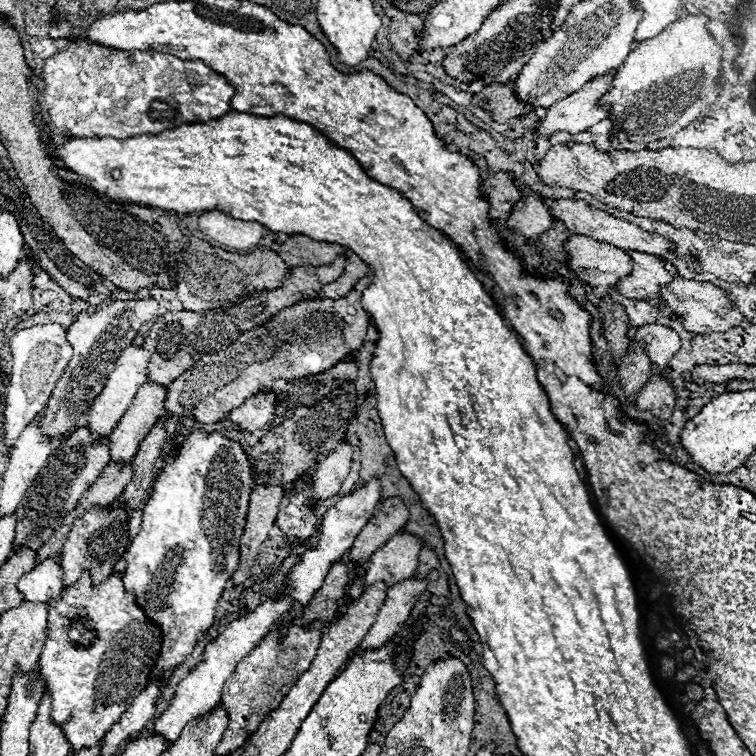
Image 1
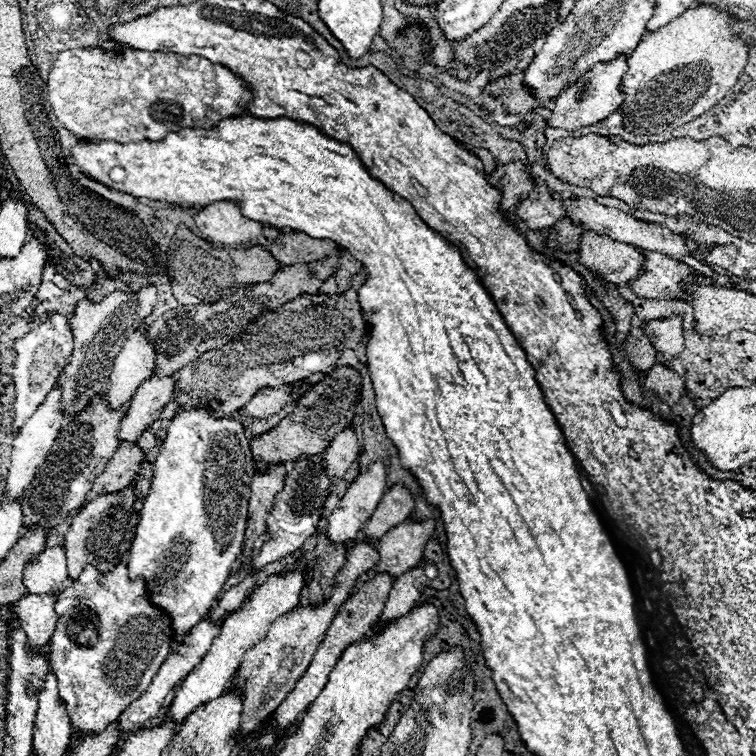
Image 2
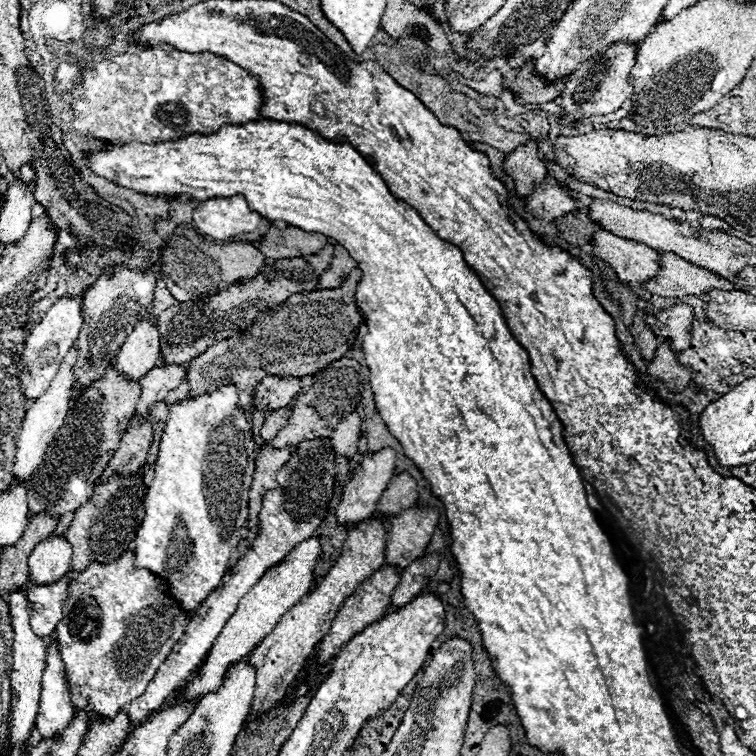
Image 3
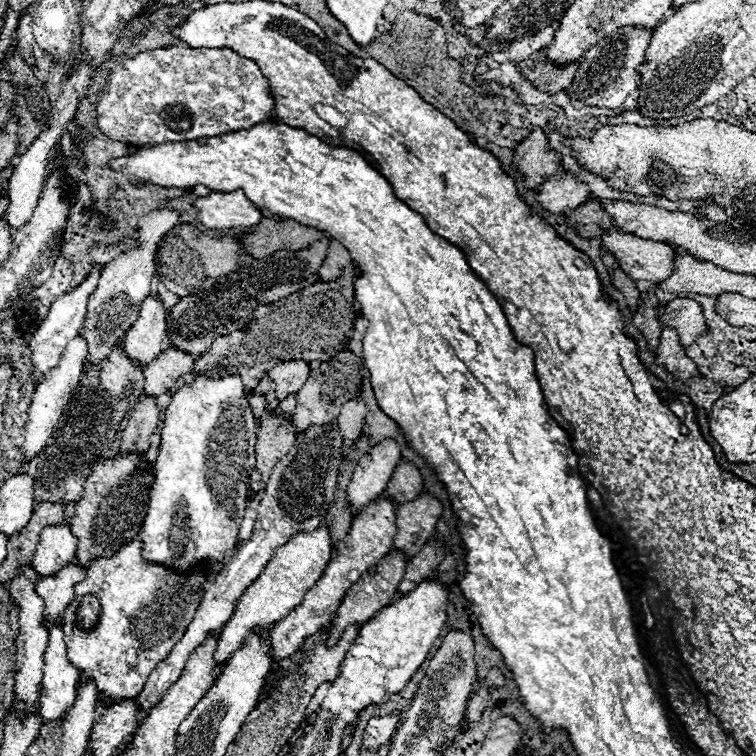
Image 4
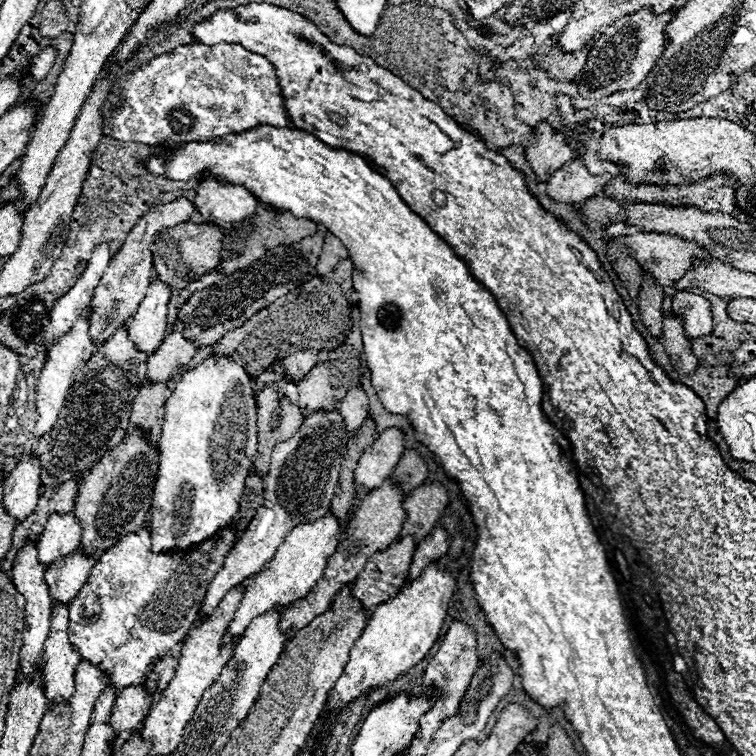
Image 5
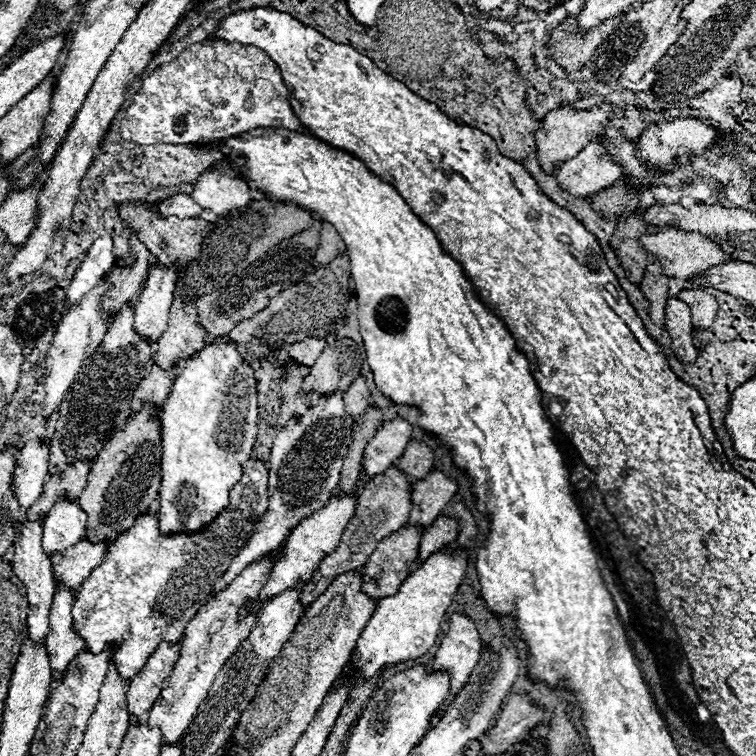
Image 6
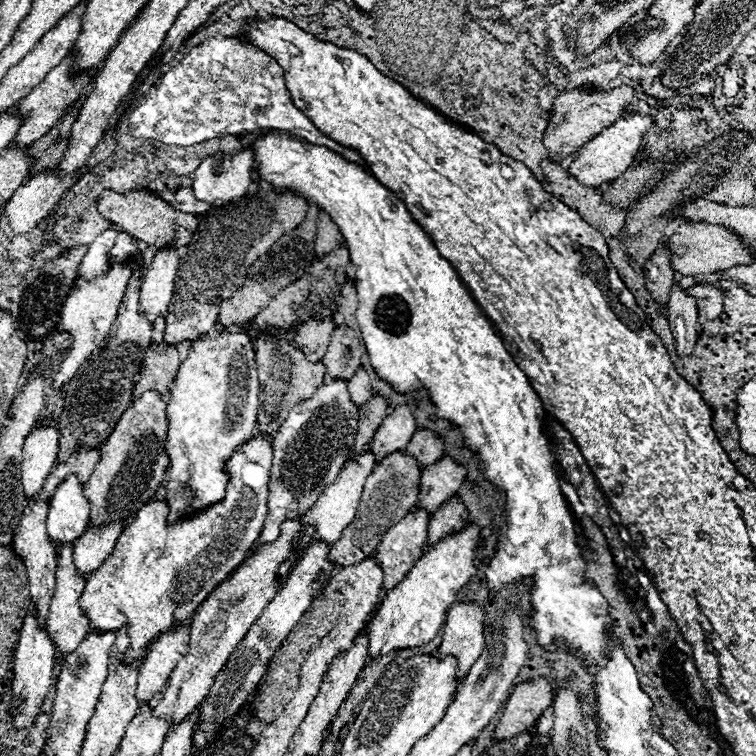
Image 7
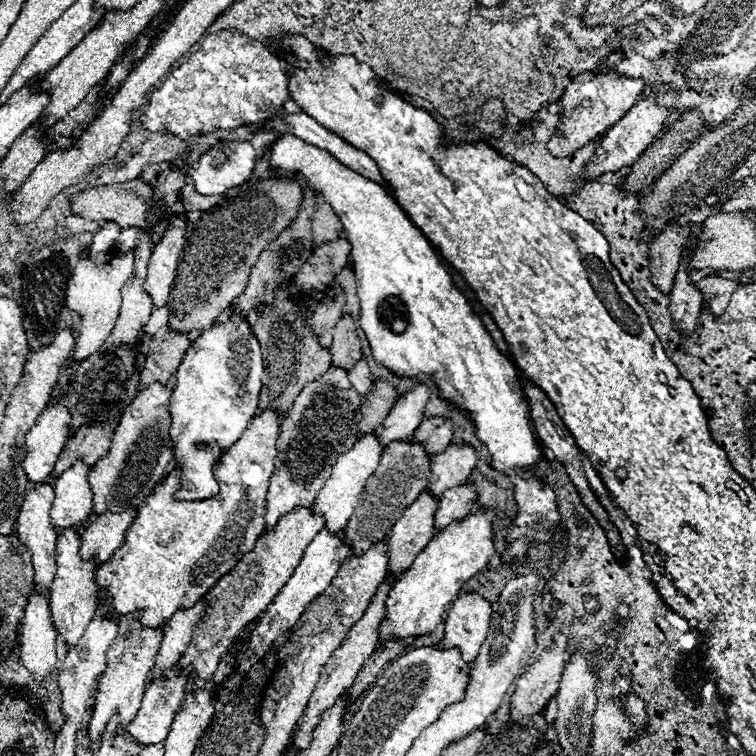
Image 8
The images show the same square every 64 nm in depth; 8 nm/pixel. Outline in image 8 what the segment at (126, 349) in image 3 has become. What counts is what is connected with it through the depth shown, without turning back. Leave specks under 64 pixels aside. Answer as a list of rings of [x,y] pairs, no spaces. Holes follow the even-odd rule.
[[[178,216],[168,220],[166,230],[160,236],[160,242],[154,246],[154,254],[148,264],[148,292],[152,296],[154,308],[166,306],[174,276],[176,264],[184,246],[186,222]]]

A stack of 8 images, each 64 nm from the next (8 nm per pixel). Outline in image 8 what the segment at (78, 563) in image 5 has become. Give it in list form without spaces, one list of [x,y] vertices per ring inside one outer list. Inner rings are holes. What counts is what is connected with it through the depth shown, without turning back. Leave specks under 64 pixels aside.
[[[128,508],[120,514],[104,512],[100,516],[92,516],[82,536],[82,558],[88,560],[92,552],[98,552],[98,562],[106,562],[114,554],[114,550],[124,544],[126,532],[136,516],[136,508]]]

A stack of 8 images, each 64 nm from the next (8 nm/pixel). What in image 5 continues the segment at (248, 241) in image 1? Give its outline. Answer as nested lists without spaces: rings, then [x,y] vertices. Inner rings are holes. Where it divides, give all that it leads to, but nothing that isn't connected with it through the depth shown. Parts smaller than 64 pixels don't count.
[[[206,178],[198,184],[194,204],[206,220],[210,214],[212,218],[230,224],[242,222],[246,216],[252,216],[256,208],[254,196],[244,186],[218,182],[214,178]]]

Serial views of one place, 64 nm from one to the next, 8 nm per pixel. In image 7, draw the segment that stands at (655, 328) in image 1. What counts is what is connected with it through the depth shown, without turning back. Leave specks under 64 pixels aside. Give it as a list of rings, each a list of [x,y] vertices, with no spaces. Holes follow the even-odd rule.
[[[696,284],[690,286],[688,292],[692,292],[696,300],[700,300],[700,316],[704,316],[706,320],[716,320],[716,316],[722,314],[722,306],[724,306],[722,288],[716,288],[714,284]]]

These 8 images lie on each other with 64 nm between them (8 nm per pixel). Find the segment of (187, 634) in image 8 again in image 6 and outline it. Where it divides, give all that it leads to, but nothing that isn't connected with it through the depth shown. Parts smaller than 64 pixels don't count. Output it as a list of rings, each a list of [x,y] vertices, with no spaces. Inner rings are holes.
[[[160,642],[158,648],[148,656],[148,662],[142,666],[142,670],[130,680],[128,690],[128,712],[130,716],[144,720],[146,712],[154,706],[154,702],[160,698],[160,692],[172,674],[172,668],[182,652],[182,642],[170,644]]]

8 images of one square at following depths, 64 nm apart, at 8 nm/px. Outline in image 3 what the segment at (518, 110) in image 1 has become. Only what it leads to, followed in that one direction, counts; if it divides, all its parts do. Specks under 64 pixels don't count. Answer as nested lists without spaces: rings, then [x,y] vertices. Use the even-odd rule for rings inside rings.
[[[528,60],[522,68],[512,68],[504,76],[504,84],[512,86],[520,94],[520,102],[540,104],[540,102],[554,100],[562,94],[568,76],[560,82],[548,84],[542,76],[536,76],[532,70],[534,70],[534,60]]]

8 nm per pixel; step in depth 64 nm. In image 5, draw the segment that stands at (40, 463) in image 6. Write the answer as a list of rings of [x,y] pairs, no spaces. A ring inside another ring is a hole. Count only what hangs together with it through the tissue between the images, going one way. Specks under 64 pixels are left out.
[[[24,452],[16,468],[4,480],[4,504],[8,504],[8,512],[18,516],[18,520],[26,520],[30,512],[36,508],[40,498],[40,462],[32,452]]]

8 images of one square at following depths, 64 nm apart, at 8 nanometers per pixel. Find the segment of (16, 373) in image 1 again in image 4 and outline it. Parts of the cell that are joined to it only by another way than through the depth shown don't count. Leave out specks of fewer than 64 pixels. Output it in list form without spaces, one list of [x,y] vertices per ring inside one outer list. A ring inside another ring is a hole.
[[[94,264],[88,278],[78,286],[74,288],[72,292],[60,296],[52,308],[50,308],[50,314],[46,316],[46,320],[40,324],[40,328],[32,334],[32,340],[30,340],[30,350],[32,350],[32,362],[36,366],[36,372],[34,372],[34,380],[40,382],[44,378],[44,374],[48,372],[48,368],[54,368],[58,364],[58,356],[60,352],[64,350],[64,344],[68,344],[68,340],[72,340],[72,336],[76,336],[76,332],[80,332],[82,324],[84,324],[84,318],[86,318],[86,306],[88,306],[88,296],[94,292],[96,284],[98,284],[98,278],[102,274],[102,266],[100,264]]]

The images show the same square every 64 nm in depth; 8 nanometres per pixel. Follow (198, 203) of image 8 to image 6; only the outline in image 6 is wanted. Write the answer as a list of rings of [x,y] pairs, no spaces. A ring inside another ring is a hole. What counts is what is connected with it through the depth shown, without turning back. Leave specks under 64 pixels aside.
[[[180,192],[172,198],[166,198],[160,202],[160,214],[162,216],[180,216],[180,218],[194,218],[200,216],[204,208],[192,200],[190,194]]]

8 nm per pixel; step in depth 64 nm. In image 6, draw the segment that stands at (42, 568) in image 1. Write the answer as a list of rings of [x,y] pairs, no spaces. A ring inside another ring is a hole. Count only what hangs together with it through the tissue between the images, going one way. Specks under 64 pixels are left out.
[[[60,498],[56,508],[48,512],[44,520],[44,536],[42,544],[46,552],[64,552],[72,544],[80,542],[86,534],[86,512],[80,508],[76,500]]]

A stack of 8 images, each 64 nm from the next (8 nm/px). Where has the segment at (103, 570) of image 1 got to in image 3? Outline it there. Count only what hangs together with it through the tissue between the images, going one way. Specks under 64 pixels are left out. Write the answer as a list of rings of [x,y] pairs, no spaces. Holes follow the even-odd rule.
[[[136,472],[124,480],[118,478],[118,474],[110,476],[108,482],[96,482],[92,486],[92,496],[80,506],[74,510],[74,520],[66,532],[68,540],[74,544],[72,548],[72,570],[78,570],[82,572],[90,562],[112,562],[116,560],[116,556],[120,556],[124,550],[128,550],[132,546],[132,542],[136,540],[136,532],[142,524],[142,518],[144,518],[144,496],[146,496],[146,486],[144,486],[144,480],[142,480],[142,474]]]

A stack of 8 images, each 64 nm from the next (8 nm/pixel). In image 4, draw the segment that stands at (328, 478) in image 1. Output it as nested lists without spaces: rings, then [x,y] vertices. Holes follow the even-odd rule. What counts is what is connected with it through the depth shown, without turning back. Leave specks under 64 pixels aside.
[[[356,396],[342,406],[338,424],[340,424],[344,440],[354,440],[360,436],[360,432],[364,428],[364,418],[366,418],[366,404],[364,404],[362,396]]]

